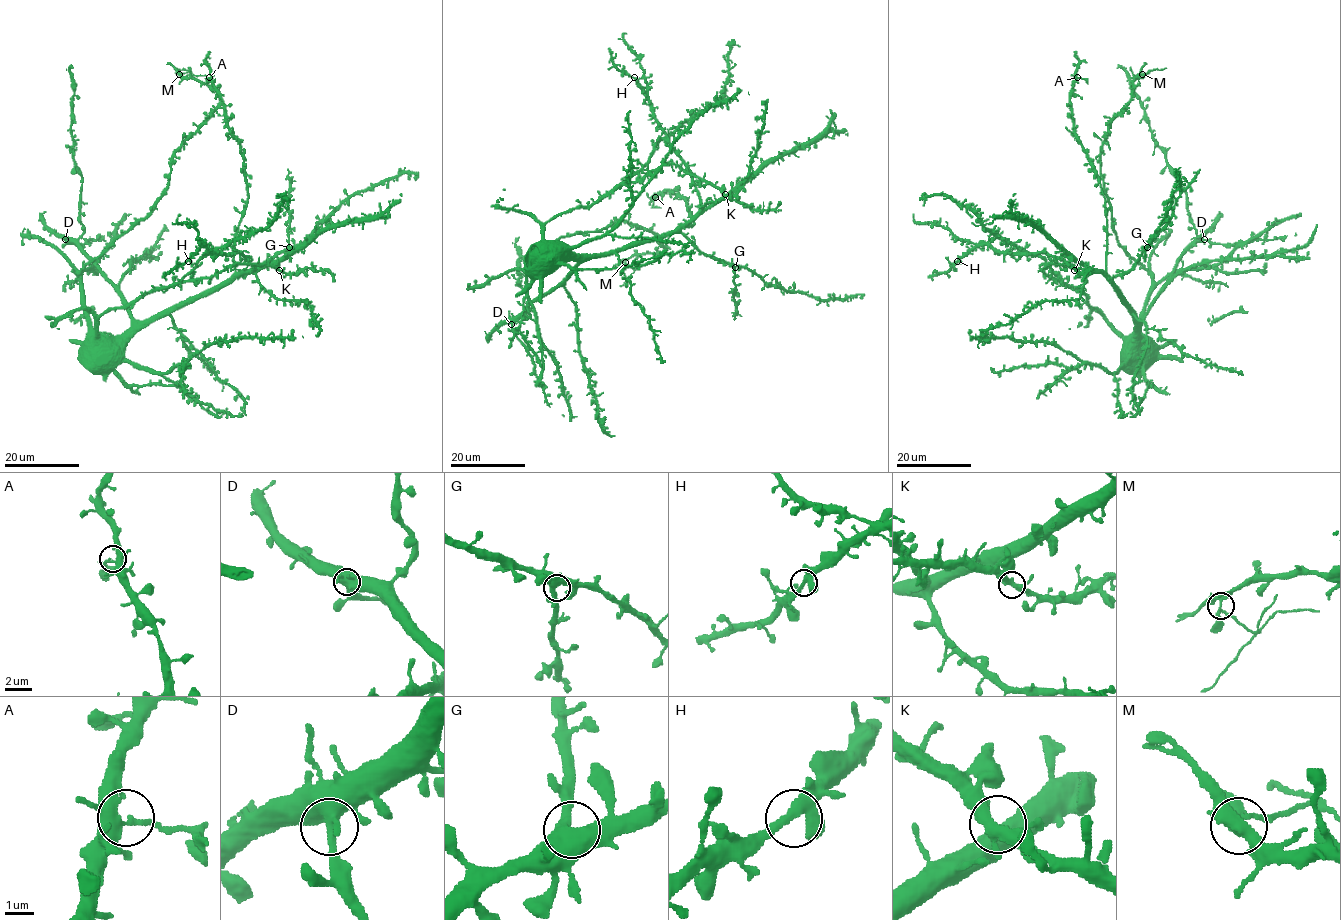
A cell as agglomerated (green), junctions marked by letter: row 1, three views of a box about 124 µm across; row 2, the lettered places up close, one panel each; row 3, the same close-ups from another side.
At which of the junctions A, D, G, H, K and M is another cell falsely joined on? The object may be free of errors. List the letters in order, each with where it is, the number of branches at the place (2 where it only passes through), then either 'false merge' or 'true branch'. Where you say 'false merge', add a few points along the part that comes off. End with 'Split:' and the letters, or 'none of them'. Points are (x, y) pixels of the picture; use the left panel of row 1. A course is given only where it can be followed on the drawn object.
A: (209, 77) | 5 | true branch
D: (65, 239) | 4 | true branch
G: (289, 247) | 4 | true branch
H: (188, 261) | 3 | true branch
K: (279, 270) | 5 | true branch
M: (179, 74) | 4 | false merge | (179, 74), (188, 71), (174, 68)
Split: M

